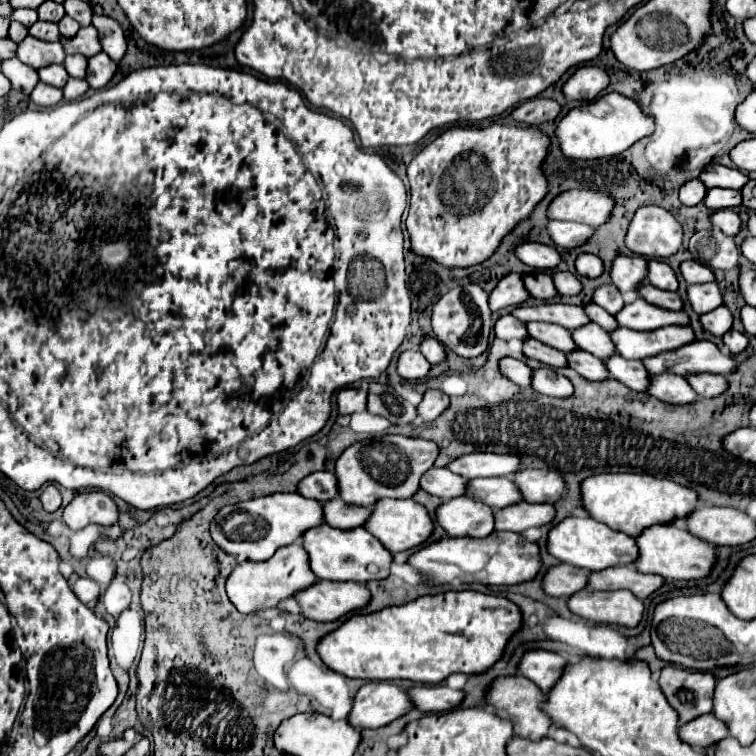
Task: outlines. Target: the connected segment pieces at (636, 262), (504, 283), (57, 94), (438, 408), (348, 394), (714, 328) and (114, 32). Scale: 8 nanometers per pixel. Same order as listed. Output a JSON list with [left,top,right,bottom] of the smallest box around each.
[[612,255,648,291],[490,275,530,311],[30,81,64,107],[418,389,450,423],[338,387,368,415],[700,305,734,337],[92,15,126,61]]

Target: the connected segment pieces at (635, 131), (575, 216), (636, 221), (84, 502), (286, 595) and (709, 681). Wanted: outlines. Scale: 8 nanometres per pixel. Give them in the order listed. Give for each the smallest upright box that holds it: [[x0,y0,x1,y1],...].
[[558,93,654,159],[548,189,616,227],[626,207,682,259],[62,491,118,531],[226,543,318,613],[658,665,716,725]]

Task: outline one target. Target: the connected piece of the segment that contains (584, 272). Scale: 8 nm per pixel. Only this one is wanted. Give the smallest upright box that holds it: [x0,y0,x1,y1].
[576,253,604,279]

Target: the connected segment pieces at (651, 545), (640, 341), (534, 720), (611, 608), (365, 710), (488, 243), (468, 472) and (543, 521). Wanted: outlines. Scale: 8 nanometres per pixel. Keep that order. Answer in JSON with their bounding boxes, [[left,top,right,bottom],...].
[[634,523,718,581],[610,327,696,359],[488,675,552,741],[568,591,644,627],[350,681,414,729],[406,123,550,269],[448,453,520,479],[496,503,556,533]]

